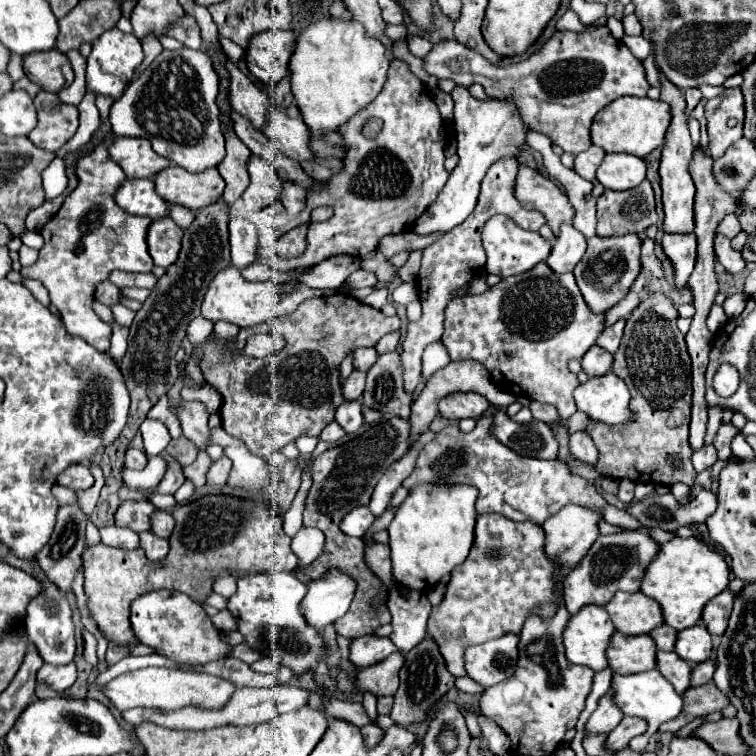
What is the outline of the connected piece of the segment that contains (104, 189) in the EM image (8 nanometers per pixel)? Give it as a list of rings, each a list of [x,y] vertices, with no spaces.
[[[112,135],[100,147],[96,147],[94,153],[90,153],[88,157],[78,161],[78,165],[76,165],[78,187],[66,197],[60,211],[42,227],[40,235],[44,237],[44,247],[40,249],[40,259],[30,267],[22,267],[22,271],[20,271],[22,277],[42,281],[42,285],[48,289],[50,303],[58,310],[68,333],[82,337],[98,351],[110,349],[112,327],[108,323],[104,323],[102,319],[98,319],[92,311],[92,297],[94,297],[96,285],[100,281],[108,279],[110,271],[114,271],[114,269],[152,271],[152,265],[154,265],[152,257],[148,255],[148,247],[146,247],[146,229],[152,219],[150,217],[132,217],[130,213],[124,213],[114,201],[114,191],[120,185],[120,181],[126,179],[126,175],[110,159],[110,155],[106,151],[110,141],[112,141]]]

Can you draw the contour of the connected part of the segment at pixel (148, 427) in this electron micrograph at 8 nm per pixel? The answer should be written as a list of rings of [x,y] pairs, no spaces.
[[[146,419],[142,423],[142,437],[144,437],[144,451],[148,457],[160,455],[170,443],[168,429],[160,421],[152,421],[152,419]]]

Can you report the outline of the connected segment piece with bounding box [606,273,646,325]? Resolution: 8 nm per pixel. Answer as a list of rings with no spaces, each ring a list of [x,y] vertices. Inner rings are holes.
[[[640,273],[640,277],[634,281],[632,289],[628,291],[628,295],[626,295],[620,303],[616,303],[616,305],[606,313],[606,325],[616,323],[620,317],[630,317],[630,313],[634,311],[634,307],[640,303],[640,293],[642,293],[642,289],[644,289],[644,283],[646,283],[644,273]]]

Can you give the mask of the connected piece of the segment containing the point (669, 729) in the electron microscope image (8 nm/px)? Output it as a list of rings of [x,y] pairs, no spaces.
[[[714,681],[702,685],[702,687],[690,687],[684,697],[684,713],[680,713],[678,719],[672,719],[664,725],[660,725],[660,733],[676,733],[682,725],[688,723],[688,719],[700,717],[700,715],[710,715],[714,711],[722,711],[724,707],[730,705],[728,697],[720,693],[720,689],[714,685]]]

